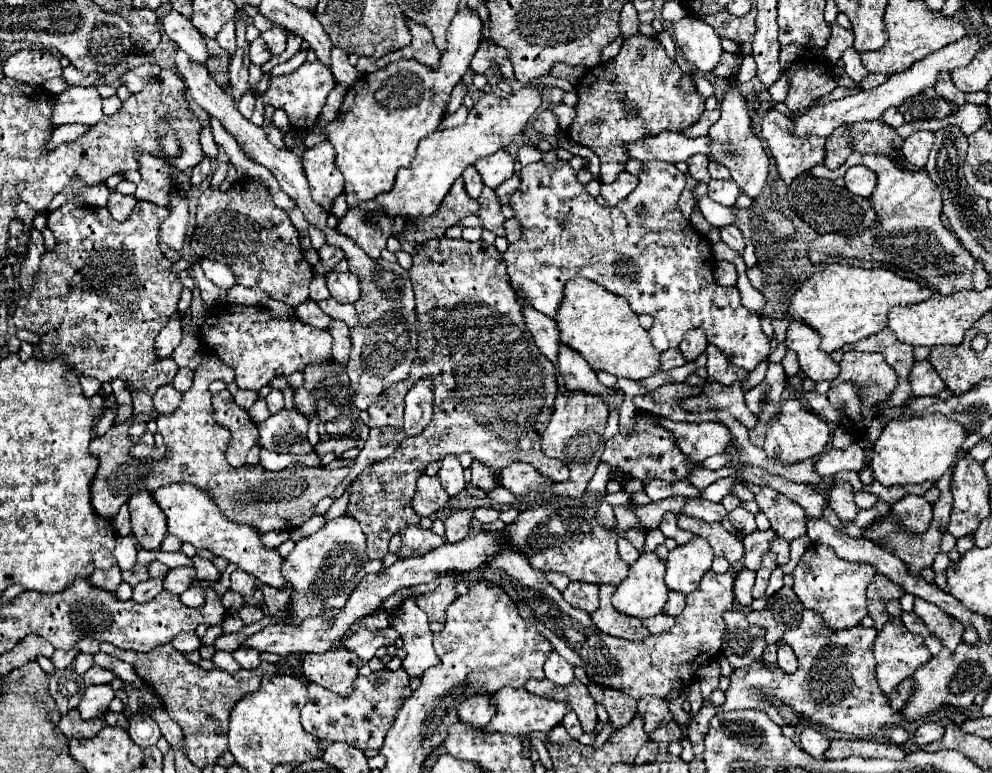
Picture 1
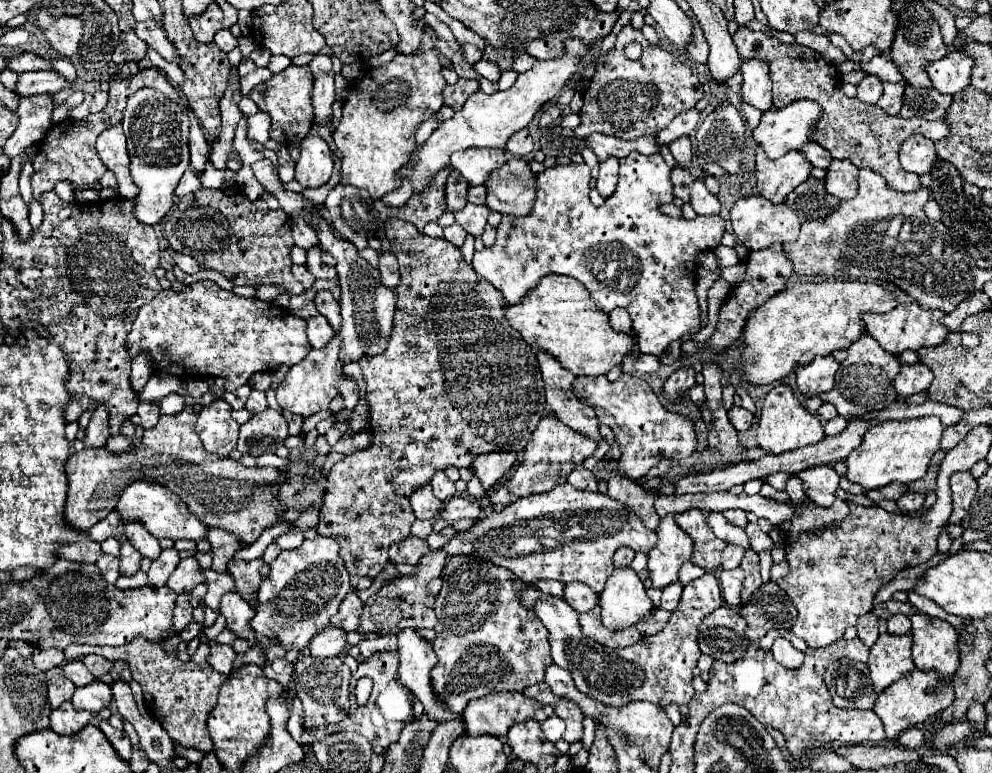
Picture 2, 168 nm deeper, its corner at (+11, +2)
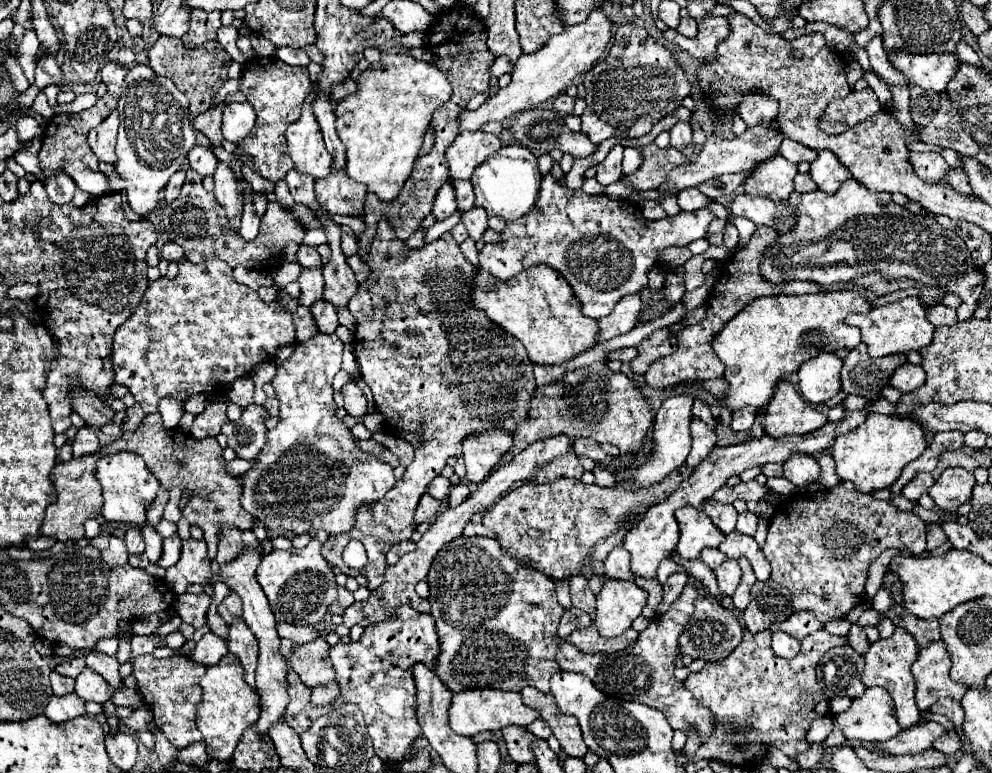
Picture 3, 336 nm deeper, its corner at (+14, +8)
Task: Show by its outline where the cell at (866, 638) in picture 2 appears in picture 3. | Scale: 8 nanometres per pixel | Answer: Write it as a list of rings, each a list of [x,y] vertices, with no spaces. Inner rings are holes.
[[[854,622],[854,624],[850,626],[848,640],[850,640],[850,646],[854,646],[854,650],[860,652],[860,654],[866,654],[868,648],[870,648],[870,642],[868,642],[868,638],[866,638],[866,634],[864,634],[864,626],[860,626],[858,622]]]

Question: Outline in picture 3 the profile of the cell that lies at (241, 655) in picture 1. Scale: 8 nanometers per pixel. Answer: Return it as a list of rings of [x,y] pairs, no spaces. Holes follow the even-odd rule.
[[[206,634],[206,636],[202,636],[202,638],[198,640],[194,652],[190,652],[188,658],[192,658],[194,662],[212,666],[212,664],[220,662],[226,654],[228,654],[226,640],[222,640],[222,638],[216,636],[216,634]]]

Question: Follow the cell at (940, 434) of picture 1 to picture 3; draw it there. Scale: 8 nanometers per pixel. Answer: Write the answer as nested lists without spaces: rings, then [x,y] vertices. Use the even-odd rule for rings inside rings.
[[[870,414],[864,424],[860,424],[856,430],[840,436],[832,444],[832,456],[836,460],[836,474],[842,480],[848,480],[856,486],[858,492],[872,492],[892,486],[902,468],[916,460],[926,450],[926,434],[922,426],[916,420],[910,418],[896,418],[886,414]]]

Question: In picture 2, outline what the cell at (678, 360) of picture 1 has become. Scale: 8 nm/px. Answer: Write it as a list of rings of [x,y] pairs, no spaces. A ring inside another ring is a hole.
[[[639,354],[639,358],[635,360],[635,370],[637,374],[649,374],[649,372],[657,372],[661,368],[659,358],[651,356],[651,354]]]

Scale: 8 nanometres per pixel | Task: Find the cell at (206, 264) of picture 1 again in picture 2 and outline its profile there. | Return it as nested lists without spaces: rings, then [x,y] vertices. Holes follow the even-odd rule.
[[[175,254],[175,266],[179,266],[183,272],[187,272],[187,274],[195,274],[195,272],[199,272],[199,270],[203,270],[191,256],[185,256],[185,254]]]

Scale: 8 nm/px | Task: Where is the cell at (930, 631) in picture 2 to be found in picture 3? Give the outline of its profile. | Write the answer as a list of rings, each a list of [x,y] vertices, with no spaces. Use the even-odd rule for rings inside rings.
[[[936,640],[936,642],[918,650],[918,656],[912,664],[912,674],[916,678],[916,704],[918,704],[920,710],[928,710],[938,698],[950,696],[954,700],[960,700],[964,696],[964,692],[968,688],[964,688],[962,684],[952,682],[950,676],[948,676],[948,670],[950,670],[950,656],[948,656],[942,640]]]

